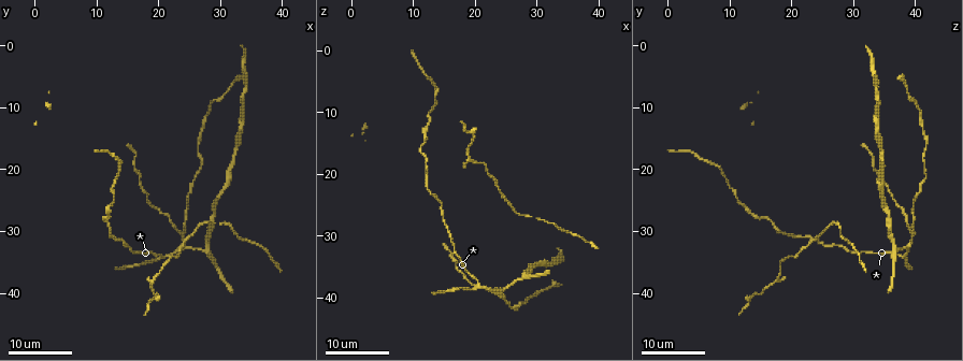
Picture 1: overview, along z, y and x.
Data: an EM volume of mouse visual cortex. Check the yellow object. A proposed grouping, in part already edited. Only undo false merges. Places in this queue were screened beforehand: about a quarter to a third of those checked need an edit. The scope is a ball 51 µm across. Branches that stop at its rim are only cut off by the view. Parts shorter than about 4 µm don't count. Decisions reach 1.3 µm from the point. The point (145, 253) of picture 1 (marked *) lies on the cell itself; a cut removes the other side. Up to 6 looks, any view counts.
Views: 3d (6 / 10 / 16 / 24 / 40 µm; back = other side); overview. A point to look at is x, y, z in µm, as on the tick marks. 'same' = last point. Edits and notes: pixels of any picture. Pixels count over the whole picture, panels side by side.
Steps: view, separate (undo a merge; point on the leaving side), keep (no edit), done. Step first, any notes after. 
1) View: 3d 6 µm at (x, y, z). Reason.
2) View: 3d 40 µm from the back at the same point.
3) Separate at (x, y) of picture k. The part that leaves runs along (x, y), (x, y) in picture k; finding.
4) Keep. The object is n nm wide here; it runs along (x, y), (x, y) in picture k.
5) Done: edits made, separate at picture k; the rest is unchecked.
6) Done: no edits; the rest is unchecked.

View: 3d 16 µm at (23.5, 30.0, 39.5). Side arm on a straight run.

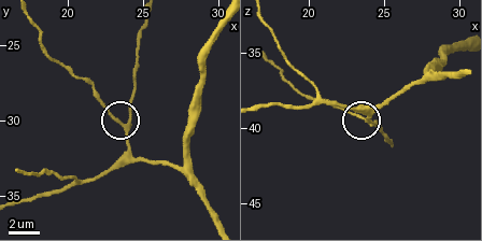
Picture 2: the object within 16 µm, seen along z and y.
View: 3d 10 µm at (24.0, 30.4, 39.6).

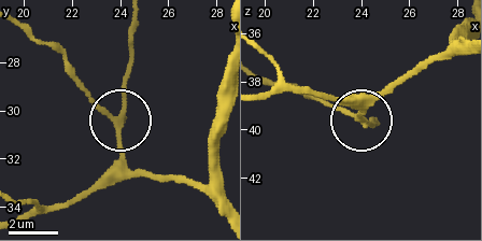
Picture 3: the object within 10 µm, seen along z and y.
Keep. The side arm is 21 µm long; 3 arms meet here; all the same cell.

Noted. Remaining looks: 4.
View: 3d 16 µm at (28.5, 33.0, 36.5). Two arms in line, one across.

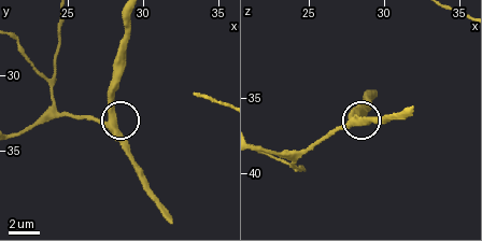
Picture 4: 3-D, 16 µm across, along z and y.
View: 3d 6 µm at the same point. Zoom in.

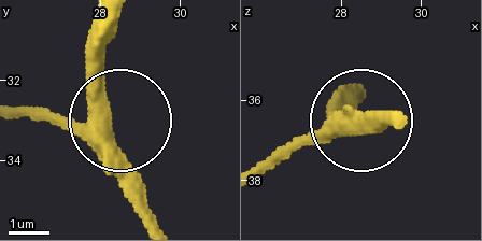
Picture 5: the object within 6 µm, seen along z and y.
Keep. It runs along (24, 111), (103, 125), (113, 172), (147, 213) in picture 5; one cell here.

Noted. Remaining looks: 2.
View: 3d 24 µm at (12.0, 27.5, 14.5). Calibre changes.

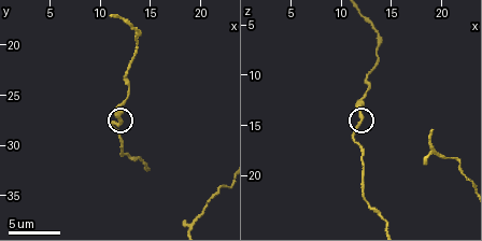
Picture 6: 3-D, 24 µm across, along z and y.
View: 3d 6 µm at (12.2, 27.6, 14.2). Zoom in.

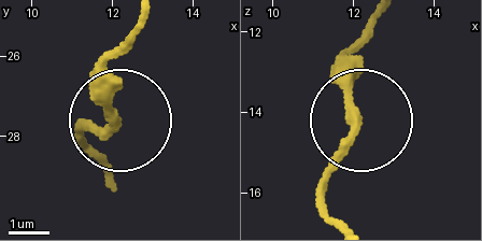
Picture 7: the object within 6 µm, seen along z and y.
Keep. It runs along (334, 218), (324, 176), (357, 115), (354, 46) in picture 7; continuous, no second cell.

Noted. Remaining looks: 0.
Done: no edits; the rest is unchecked.

